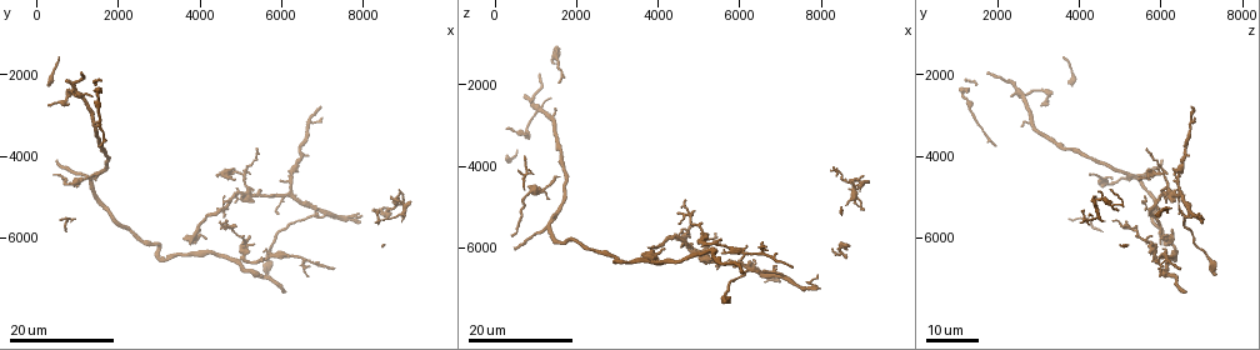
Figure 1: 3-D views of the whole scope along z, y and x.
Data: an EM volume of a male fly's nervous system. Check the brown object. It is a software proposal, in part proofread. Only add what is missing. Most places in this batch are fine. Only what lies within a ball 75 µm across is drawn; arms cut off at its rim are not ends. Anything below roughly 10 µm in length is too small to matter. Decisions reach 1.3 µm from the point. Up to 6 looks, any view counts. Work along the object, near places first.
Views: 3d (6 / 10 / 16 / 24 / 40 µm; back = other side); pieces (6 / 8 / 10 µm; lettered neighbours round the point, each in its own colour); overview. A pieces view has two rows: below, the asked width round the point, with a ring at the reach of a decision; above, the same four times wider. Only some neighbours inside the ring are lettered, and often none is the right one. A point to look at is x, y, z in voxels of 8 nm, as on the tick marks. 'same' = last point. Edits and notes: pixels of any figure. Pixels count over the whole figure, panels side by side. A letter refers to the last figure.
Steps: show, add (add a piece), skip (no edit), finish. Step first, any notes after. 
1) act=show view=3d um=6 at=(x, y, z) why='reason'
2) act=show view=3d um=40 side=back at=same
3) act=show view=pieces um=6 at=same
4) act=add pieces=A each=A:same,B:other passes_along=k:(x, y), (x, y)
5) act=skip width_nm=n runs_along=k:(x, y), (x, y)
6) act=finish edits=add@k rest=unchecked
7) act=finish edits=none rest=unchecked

act=show view=3d um=24 at=(5550, 6500, 5750) why='tapers out'

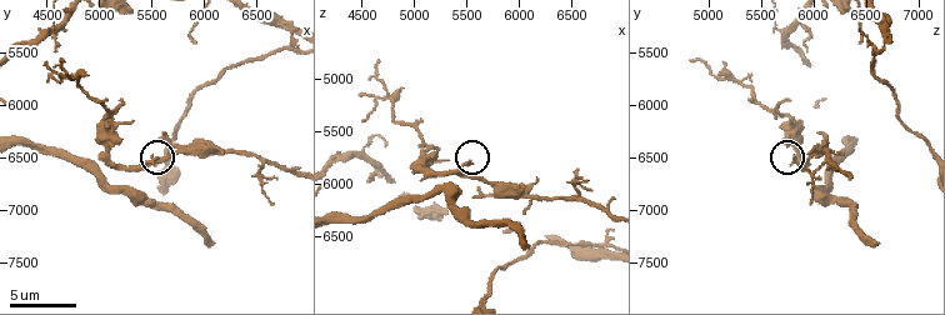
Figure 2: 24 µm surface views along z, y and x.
act=show view=3d um=6 at=(5560, 6520, 5820)

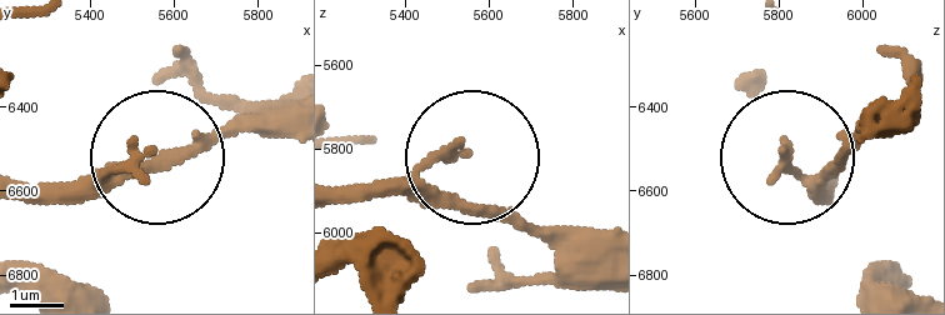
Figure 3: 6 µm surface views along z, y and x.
act=show view=pieces um=6 at=(5535, 6515, 5815) why='what lies round it'

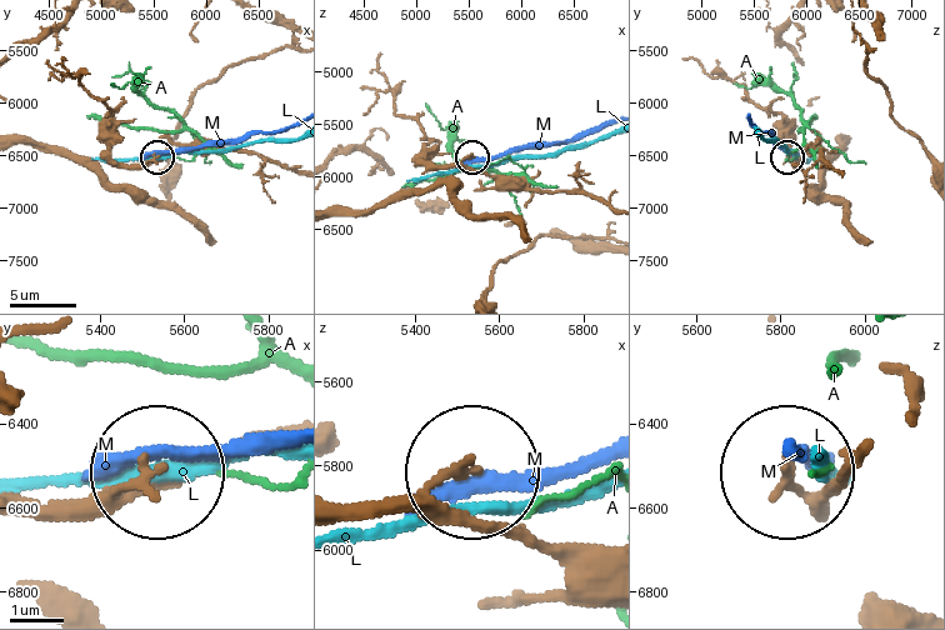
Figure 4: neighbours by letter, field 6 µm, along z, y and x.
act=skip width_nm=180 each=A:other,L:other,M:other runs_along=4:(338, 211), (378, 209), (408, 194), (424, 173), (470, 158) found='no lettered piece goes on from it'

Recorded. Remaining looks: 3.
act=show view=pieces um=6 at=(6540, 6560, 5880) why='tapers out'

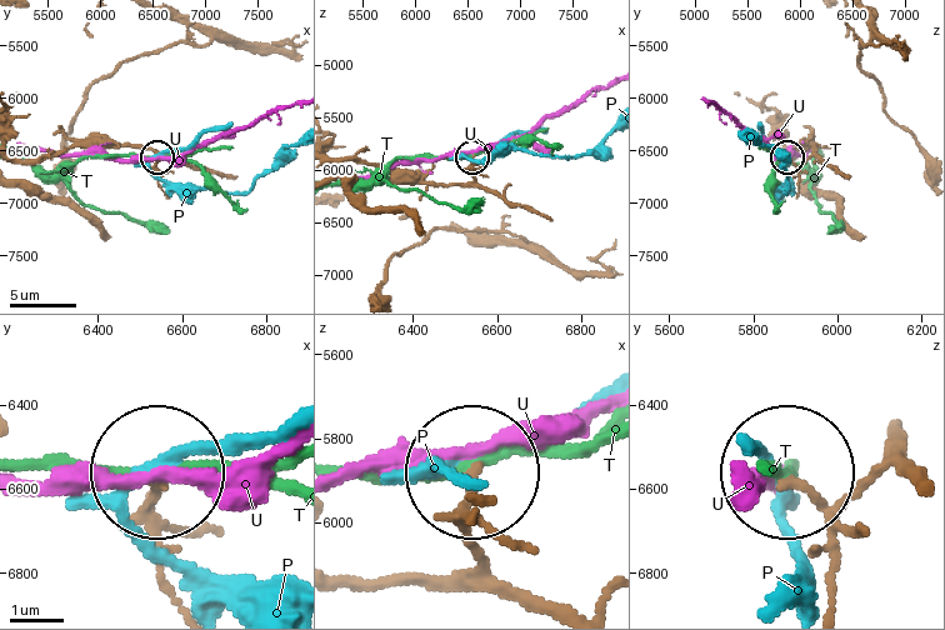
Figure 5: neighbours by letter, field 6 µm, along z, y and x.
act=skip width_nm=150 each=P:other,T:other,U:other runs_along=5:(20, 159), (81, 145), (145, 145), (158, 160) found='none of them fits'

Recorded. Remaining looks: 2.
act=show view=3d um=16 at=(1550, 3750, 1900) why='branch stops here'

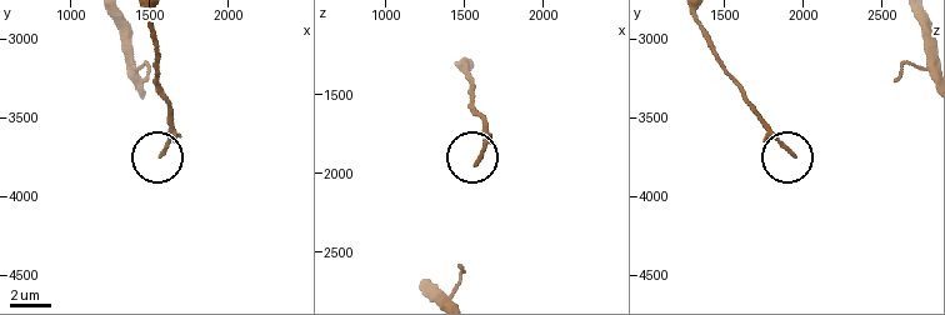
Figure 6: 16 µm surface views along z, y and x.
act=show view=pieces um=6 at=(1600, 3740, 1920) why='see the neighbours'

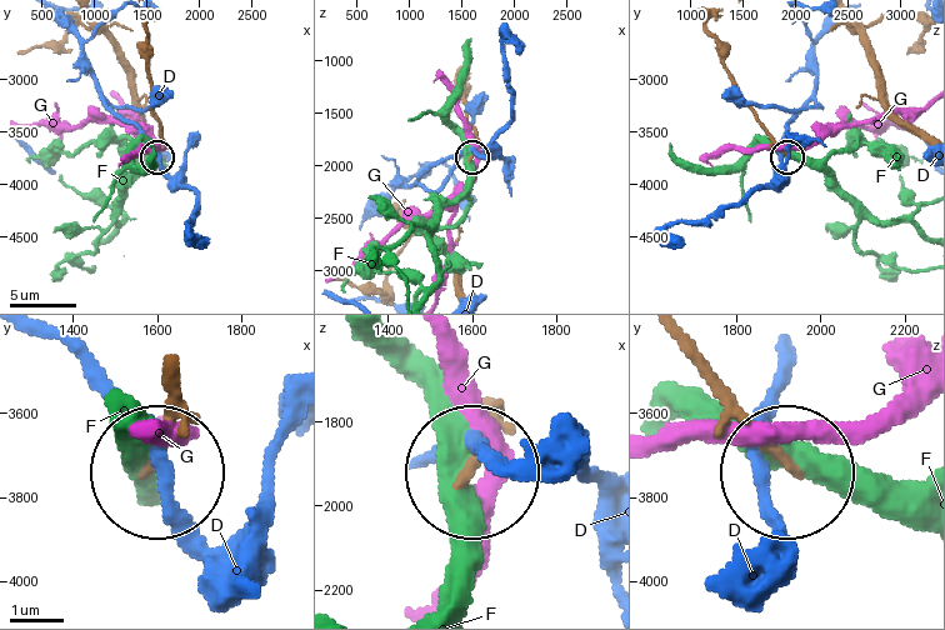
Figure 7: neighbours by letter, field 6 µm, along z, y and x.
act=skip each=D:other,F:other,G:other found='no lettered piece goes on from it'

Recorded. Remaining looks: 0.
act=finish edits=none rest=unchecked

